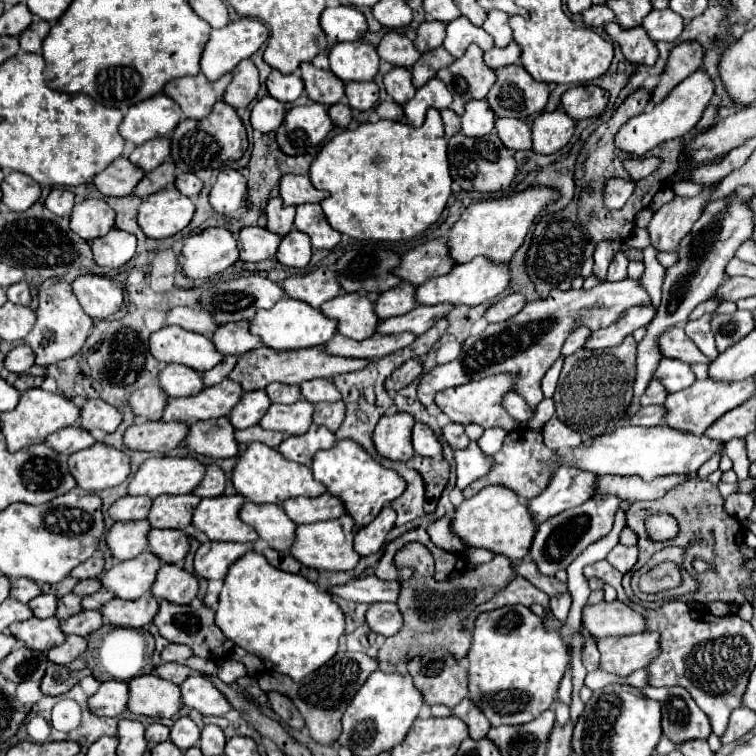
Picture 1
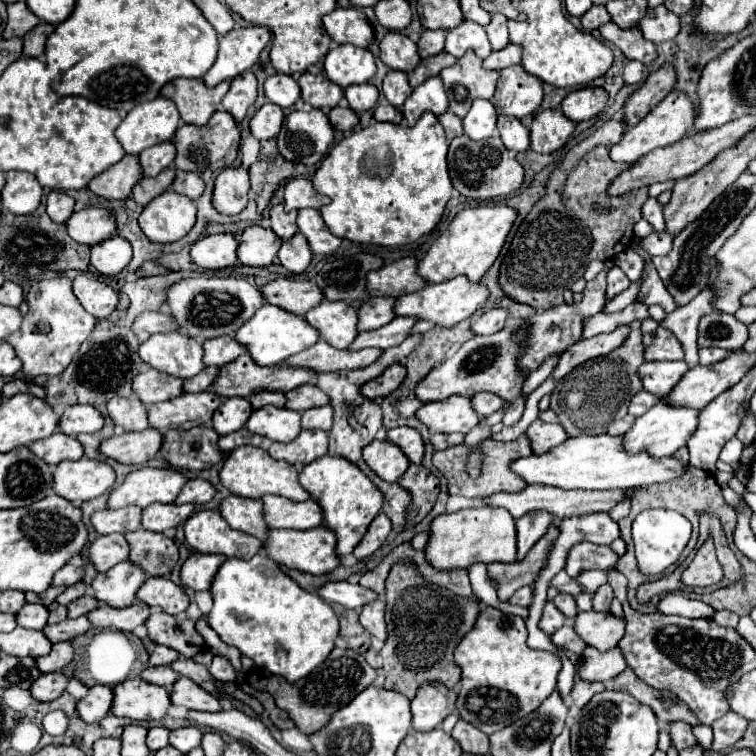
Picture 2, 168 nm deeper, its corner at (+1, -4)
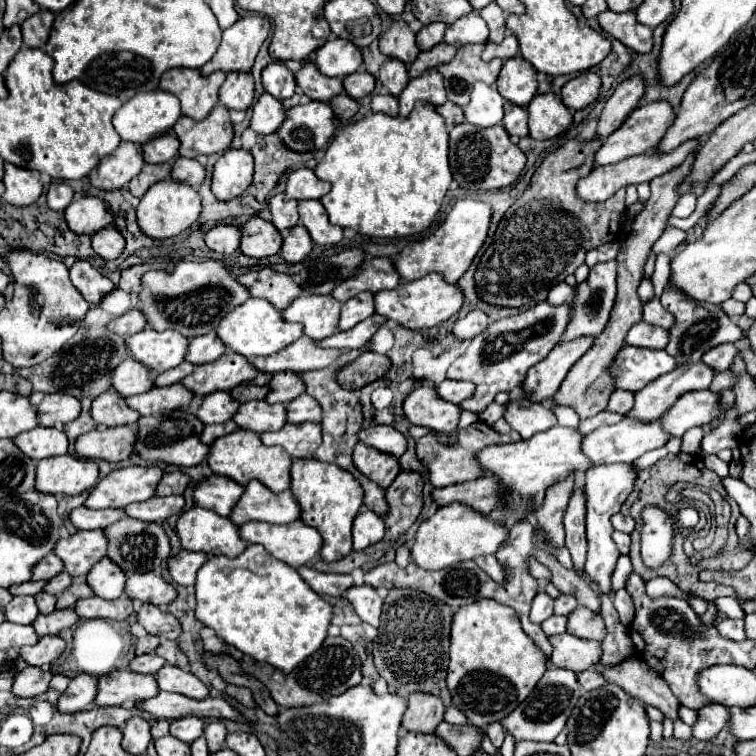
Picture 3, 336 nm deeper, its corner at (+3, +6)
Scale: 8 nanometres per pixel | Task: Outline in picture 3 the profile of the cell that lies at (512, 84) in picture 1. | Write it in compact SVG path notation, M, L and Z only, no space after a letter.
M516 55L504 61L496 81L496 89L506 101L524 107L534 99L538 89L536 69L524 57Z

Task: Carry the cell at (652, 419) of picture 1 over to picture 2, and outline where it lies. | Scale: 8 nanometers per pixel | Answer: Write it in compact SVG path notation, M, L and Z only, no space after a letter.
M626 415L626 417L622 417L620 421L614 421L614 423L610 423L610 427L608 427L608 435L622 435L622 433L626 433L630 427L632 427L632 423L634 423L634 417L632 415Z

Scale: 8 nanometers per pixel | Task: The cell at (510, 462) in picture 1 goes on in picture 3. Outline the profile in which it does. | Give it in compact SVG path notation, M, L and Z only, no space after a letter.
M476 421L472 423L468 429L464 429L456 441L456 445L452 447L444 447L440 445L434 437L422 437L416 445L416 453L418 453L418 459L428 467L430 471L430 483L434 487L448 487L448 485L456 485L456 483L462 483L462 481L474 481L478 477L490 477L490 471L484 469L478 461L478 453L484 449L484 447L490 447L490 445L500 445L500 443L518 443L522 441L522 437L516 433L516 431L510 431L508 435L500 435L496 433L490 425L486 425L484 421Z

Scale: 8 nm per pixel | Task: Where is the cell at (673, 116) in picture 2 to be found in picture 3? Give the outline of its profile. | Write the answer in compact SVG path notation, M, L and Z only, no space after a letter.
M664 99L660 101L652 101L648 105L642 105L638 109L634 109L628 119L622 123L620 129L616 129L608 139L604 139L602 147L596 151L596 165L608 165L608 163L618 163L626 157L632 157L632 155L640 155L640 153L646 153L650 149L654 149L660 139L666 135L668 127L672 125L672 121L676 119L676 111L672 109L672 105Z

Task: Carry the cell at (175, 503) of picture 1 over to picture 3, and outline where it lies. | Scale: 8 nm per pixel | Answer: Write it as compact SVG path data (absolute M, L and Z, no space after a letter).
M182 495L170 497L150 497L148 501L132 503L126 507L126 515L140 521L166 521L170 515L178 515L184 507Z

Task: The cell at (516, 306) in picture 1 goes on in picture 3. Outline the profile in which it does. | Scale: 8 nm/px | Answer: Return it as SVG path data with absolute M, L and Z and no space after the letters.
M470 311L468 315L460 317L454 325L454 335L458 339L472 339L476 333L482 333L490 325L490 317L484 311Z

